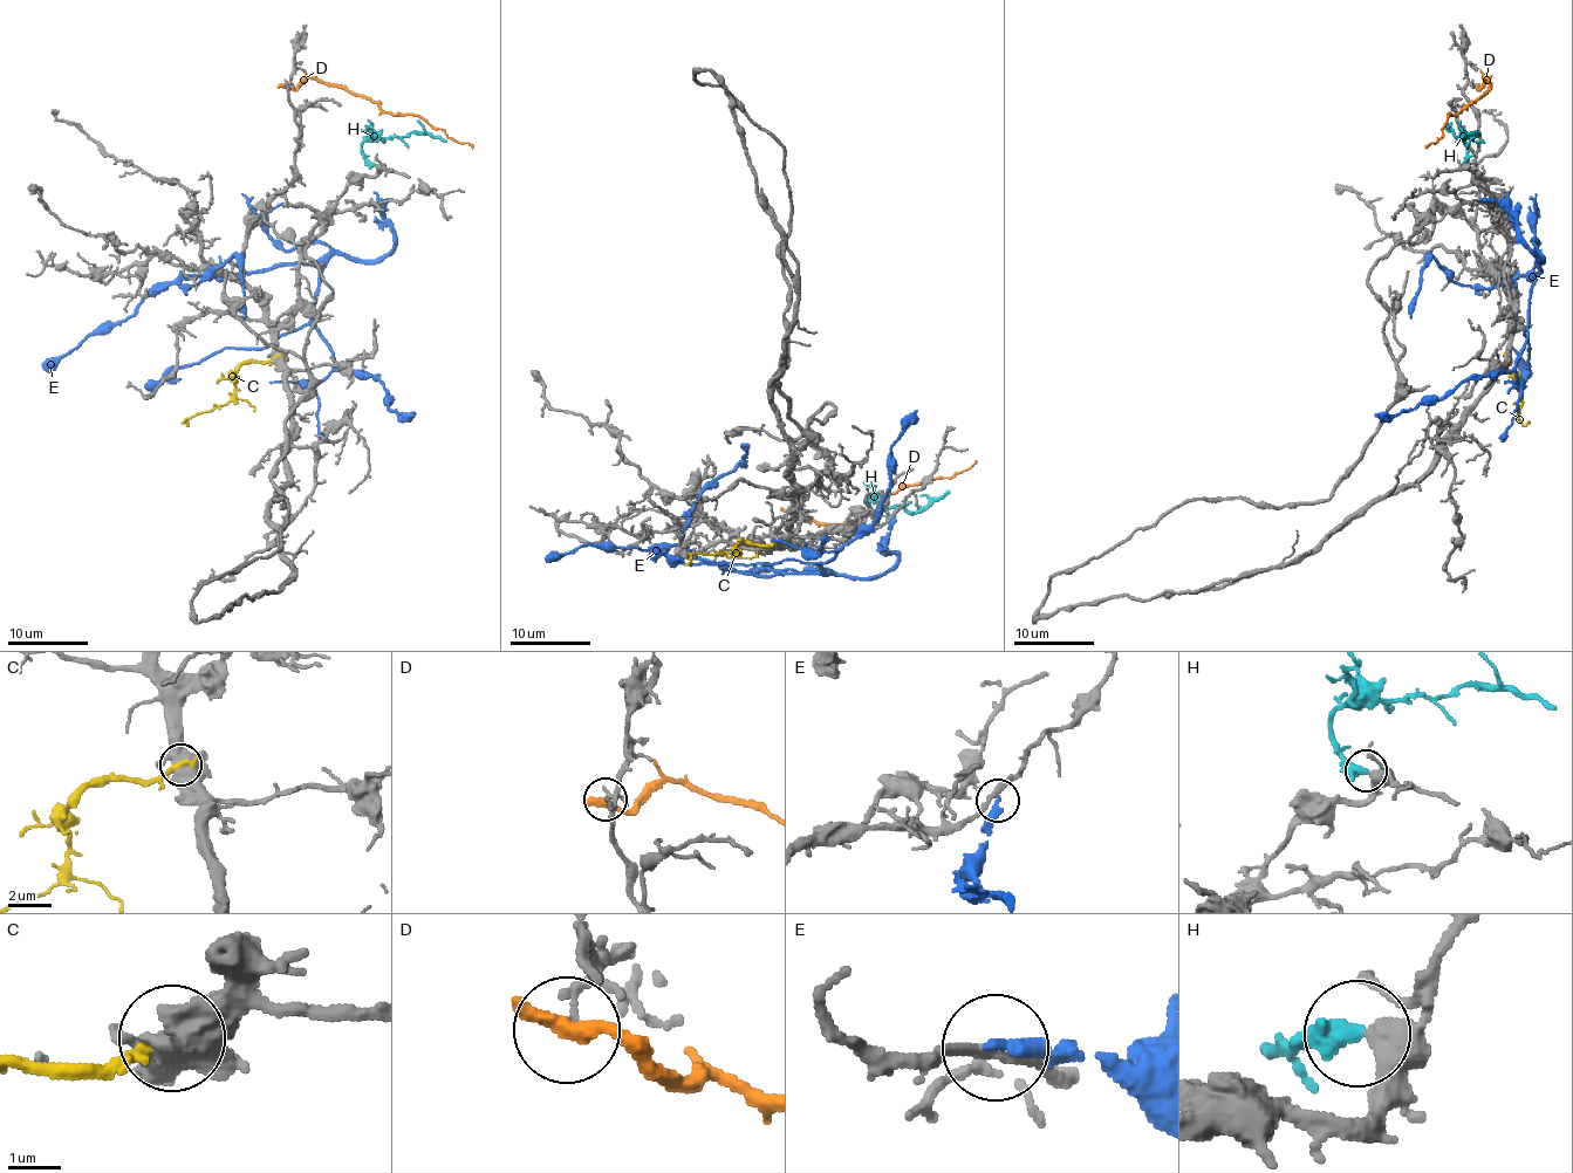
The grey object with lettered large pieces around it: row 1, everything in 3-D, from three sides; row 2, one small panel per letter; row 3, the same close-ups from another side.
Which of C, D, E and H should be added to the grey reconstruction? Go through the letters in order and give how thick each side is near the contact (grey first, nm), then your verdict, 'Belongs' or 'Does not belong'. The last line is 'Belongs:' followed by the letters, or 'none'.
C: Thickness 550 nm (grey) against 320 nm. Does not belong
D: Thickness 150 nm (grey) against 400 nm. Does not belong
E: Thickness 240 nm (grey) against 340 nm. Does not belong
H: Thickness 320 nm (grey) against 440 nm. Belongs
Belongs: H

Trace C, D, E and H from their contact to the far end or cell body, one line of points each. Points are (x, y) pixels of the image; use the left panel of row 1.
C: (278, 356), (265, 362), (241, 364), (233, 375), (233, 397), (221, 406), (189, 418), (187, 424), (180, 423)
D: (285, 84), (295, 88), (309, 79), (346, 86), (369, 98), (385, 112), (422, 116), (448, 136), (473, 146)
E: (391, 200), (383, 214), (394, 246), (375, 260), (326, 254), (179, 282), (199, 285), (233, 256), (243, 319)
H: (375, 164), (366, 158), (361, 148), (367, 141), (411, 132), (439, 136), (445, 142)

